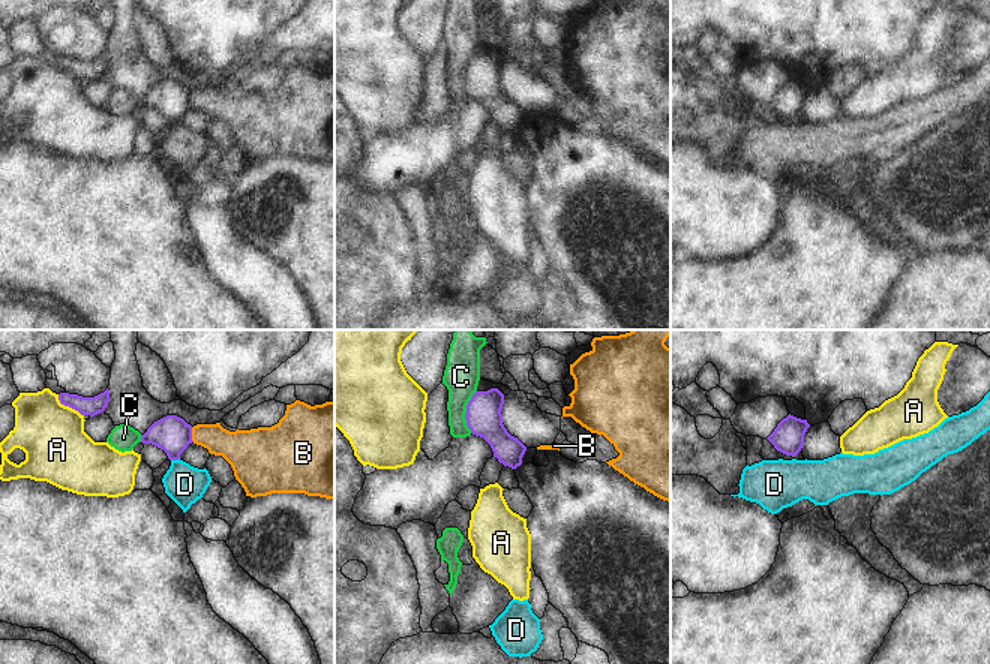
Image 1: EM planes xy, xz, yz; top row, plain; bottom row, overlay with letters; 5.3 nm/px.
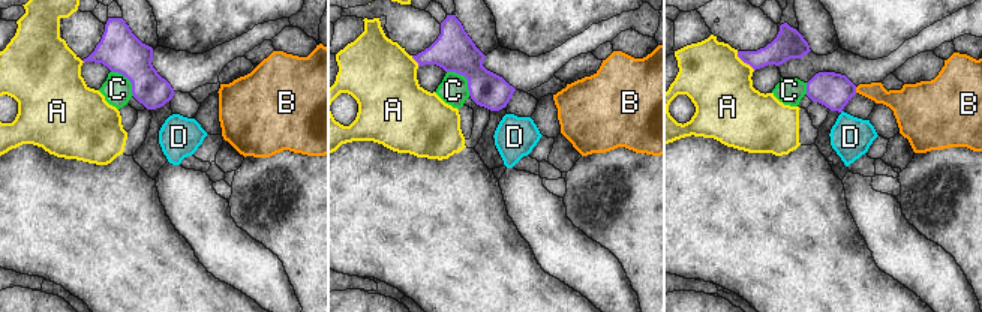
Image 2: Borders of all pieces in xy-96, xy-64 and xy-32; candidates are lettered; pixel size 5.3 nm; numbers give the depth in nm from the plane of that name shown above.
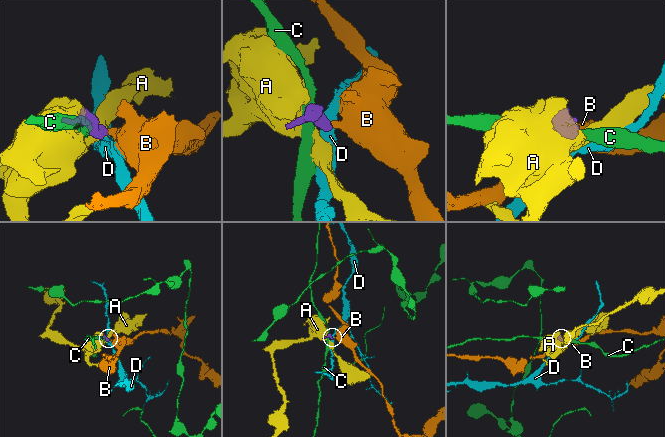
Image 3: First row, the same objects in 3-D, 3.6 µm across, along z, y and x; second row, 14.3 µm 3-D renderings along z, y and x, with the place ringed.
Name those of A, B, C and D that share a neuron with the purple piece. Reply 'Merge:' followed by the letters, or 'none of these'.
Merge: none of these

